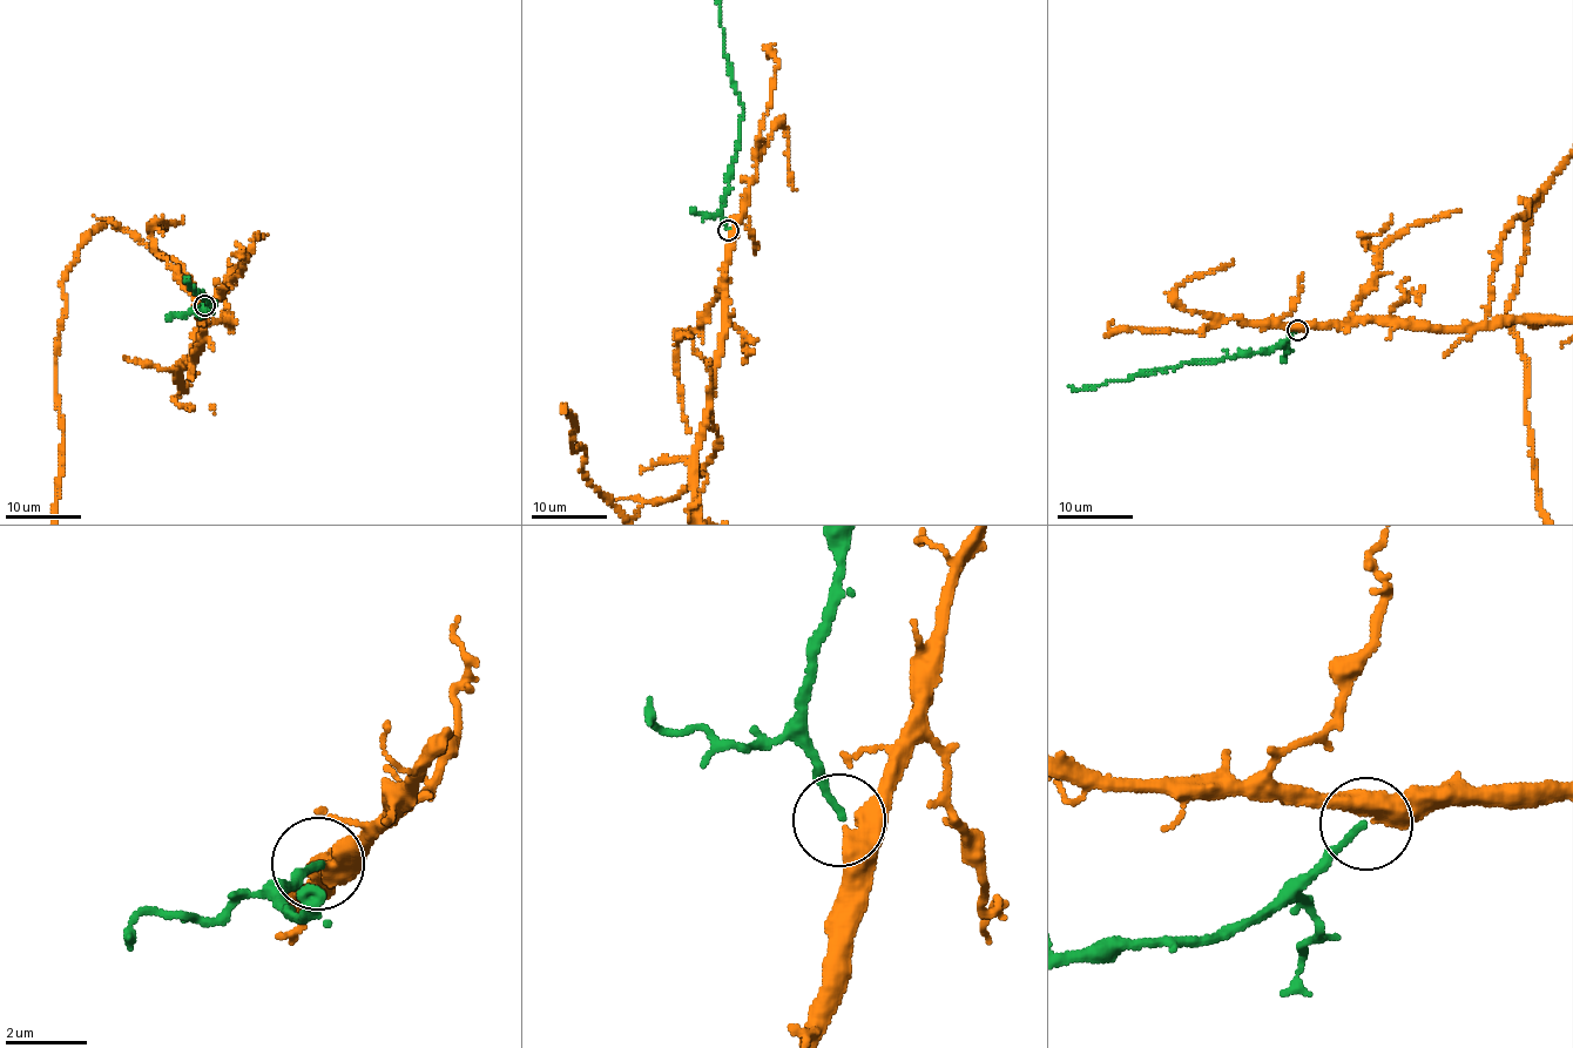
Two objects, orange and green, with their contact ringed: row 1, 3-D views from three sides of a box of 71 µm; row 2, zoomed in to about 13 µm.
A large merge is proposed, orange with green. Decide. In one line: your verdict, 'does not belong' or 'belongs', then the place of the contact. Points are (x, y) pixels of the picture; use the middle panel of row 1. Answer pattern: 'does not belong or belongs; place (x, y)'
belongs; place (728, 230)

